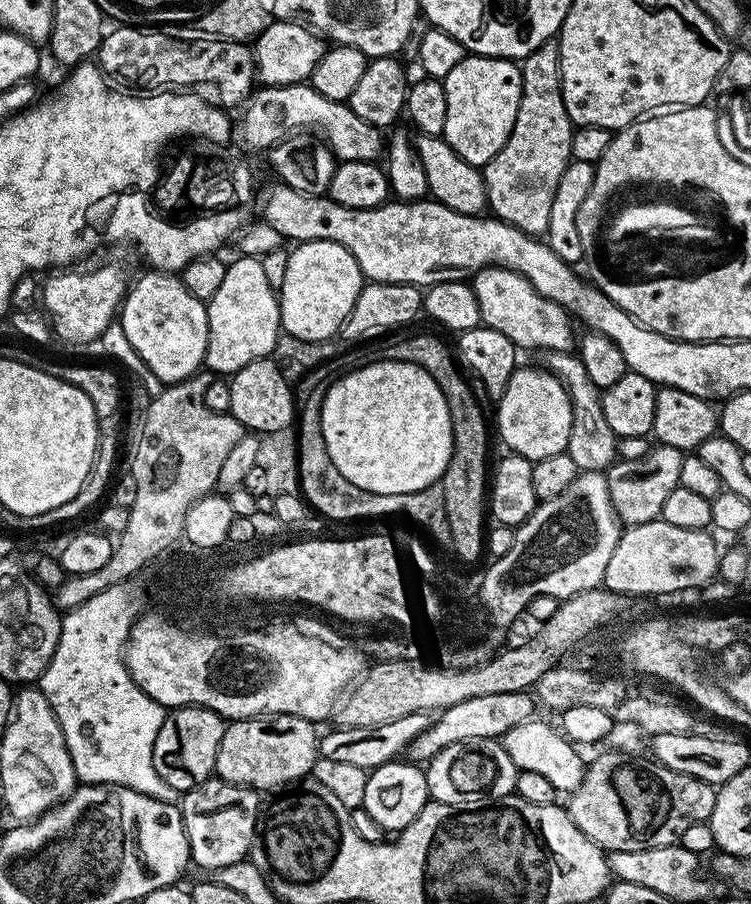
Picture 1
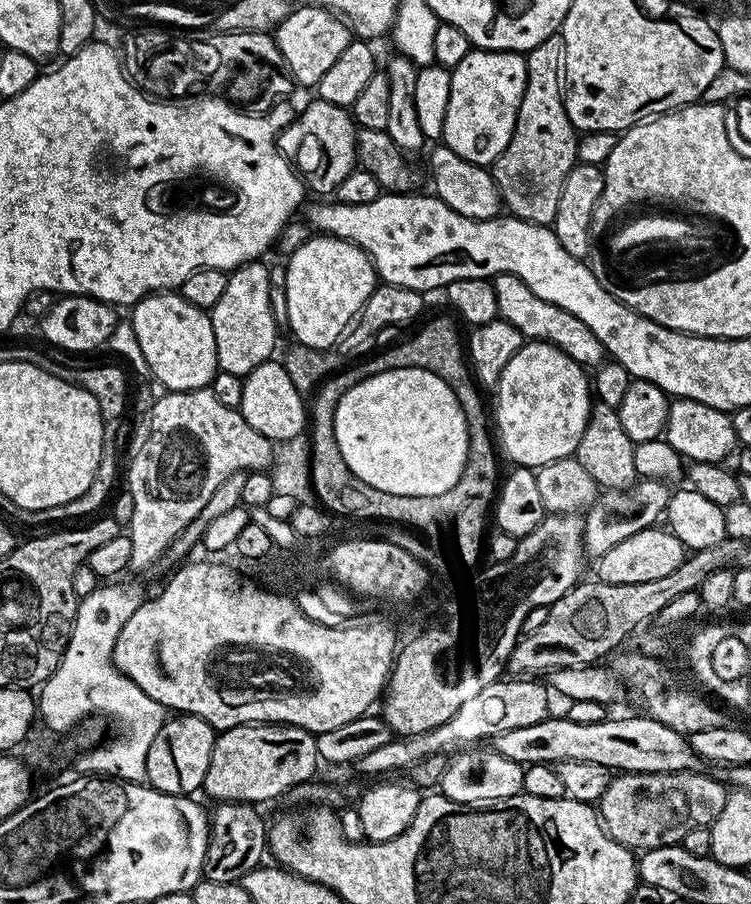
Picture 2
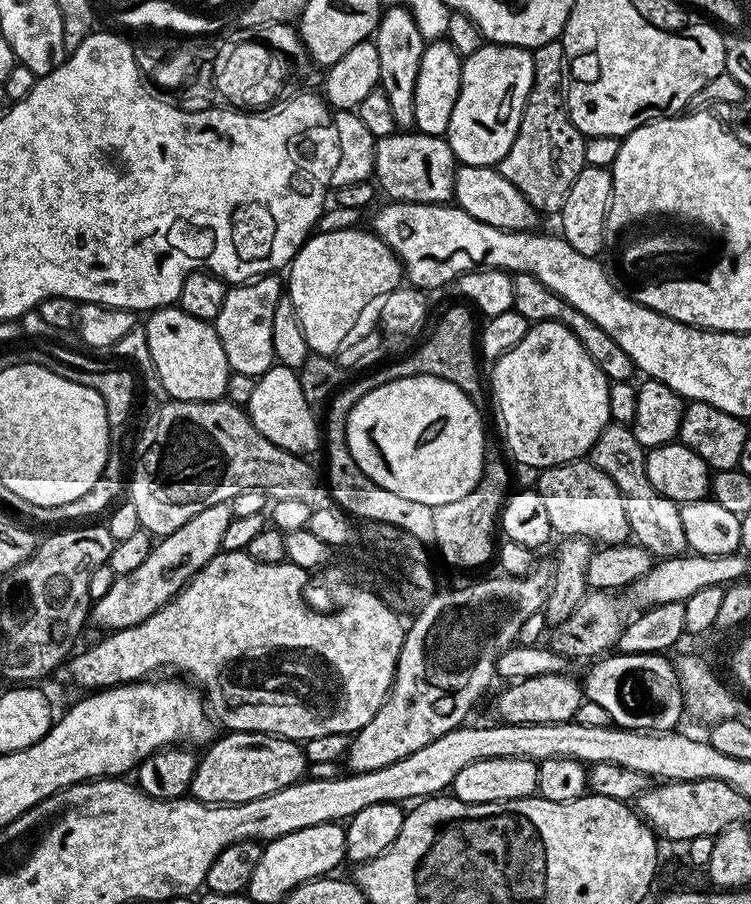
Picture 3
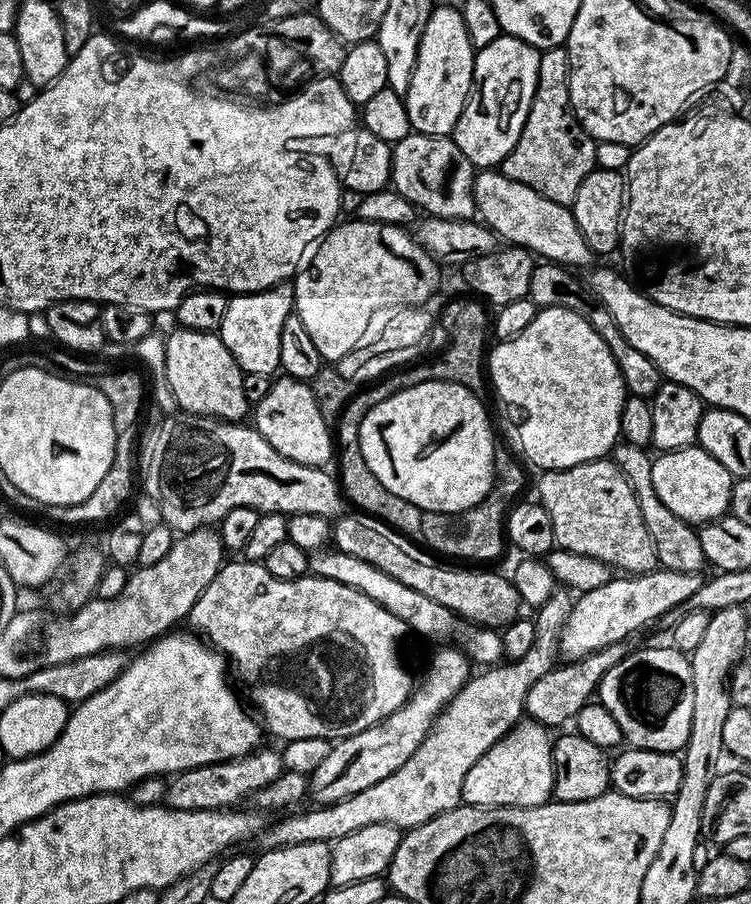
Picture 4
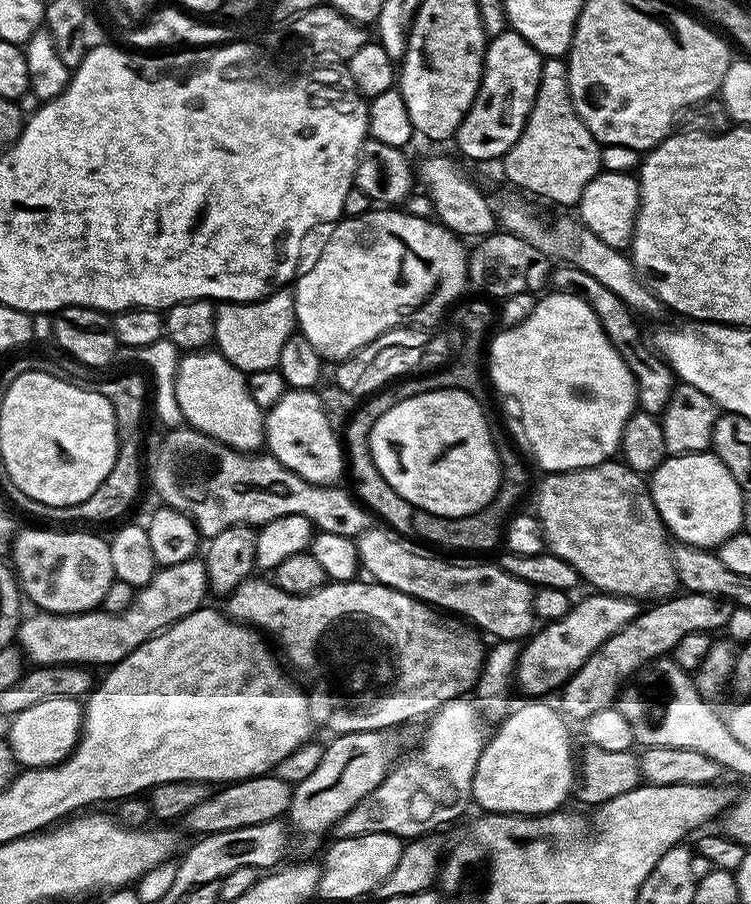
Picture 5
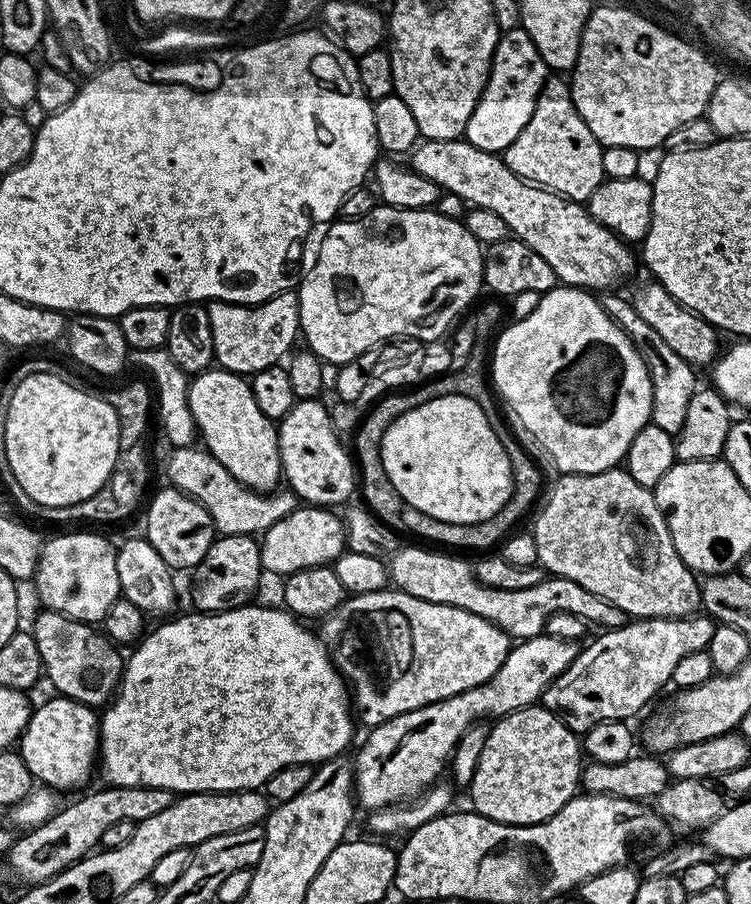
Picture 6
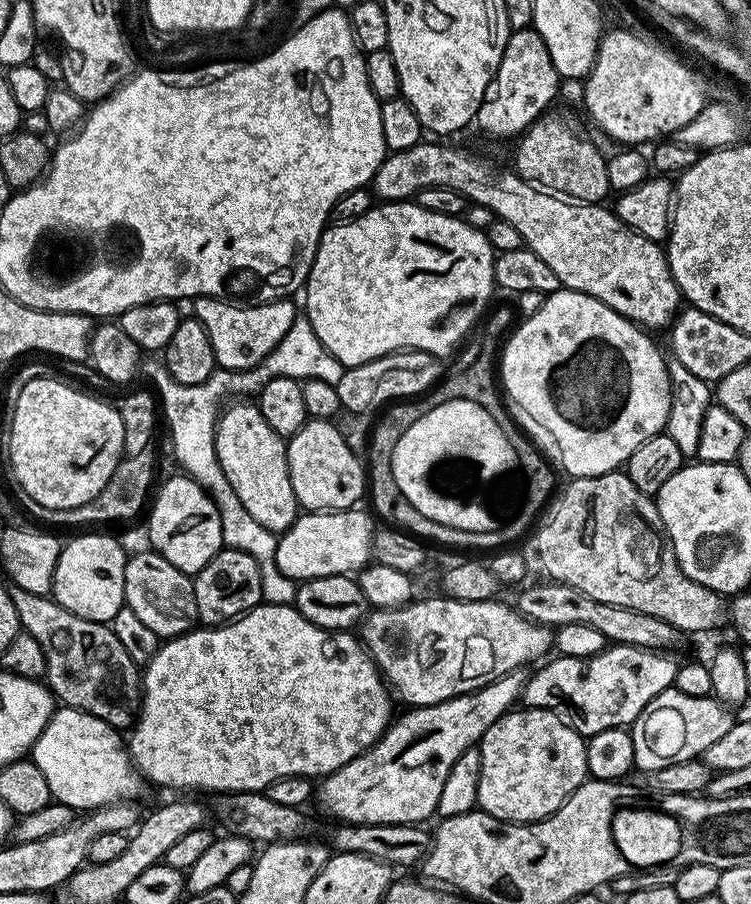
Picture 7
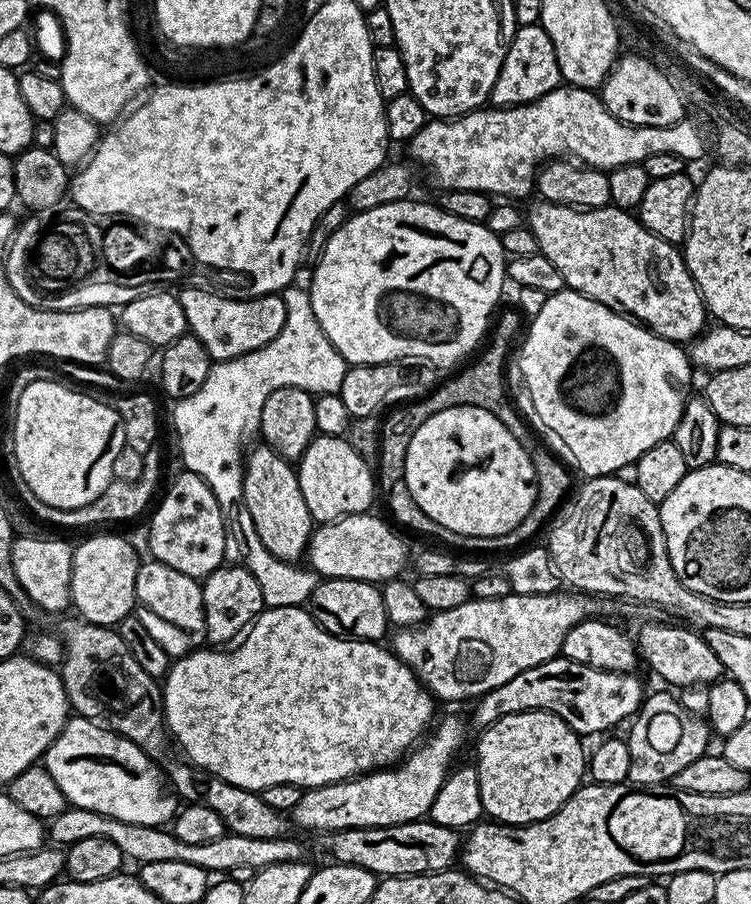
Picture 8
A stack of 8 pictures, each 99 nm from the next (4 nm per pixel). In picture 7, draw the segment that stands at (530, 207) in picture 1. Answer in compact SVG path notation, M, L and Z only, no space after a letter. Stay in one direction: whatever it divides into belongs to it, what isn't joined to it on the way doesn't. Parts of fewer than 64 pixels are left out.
M549 110L538 117L536 123L519 137L514 171L542 192L582 204L599 204L607 201L610 195L610 178L606 178L608 162L605 153L600 153L575 124L575 118L568 112Z

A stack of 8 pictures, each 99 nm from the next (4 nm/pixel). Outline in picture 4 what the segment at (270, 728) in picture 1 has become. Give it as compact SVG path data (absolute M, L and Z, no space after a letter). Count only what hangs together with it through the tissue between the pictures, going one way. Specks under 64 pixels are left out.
M260 748L257 752L245 751L243 756L232 760L220 760L217 764L207 764L177 772L167 781L163 803L174 810L228 810L246 796L251 797L259 788L265 788L274 778L285 771L284 762L279 751L271 752Z

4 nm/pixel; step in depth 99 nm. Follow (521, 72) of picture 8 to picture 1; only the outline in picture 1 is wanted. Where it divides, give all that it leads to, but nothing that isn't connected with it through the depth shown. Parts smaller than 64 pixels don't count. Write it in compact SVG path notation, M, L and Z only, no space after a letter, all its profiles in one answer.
M468 54L465 55L462 62L458 62L458 66L454 66L454 70L450 70L450 74L446 74L446 78L442 83L444 85L444 93L446 94L446 126L442 133L444 141L466 162L477 166L488 164L490 158L494 158L494 154L498 154L498 150L502 150L502 146L514 126L514 118L518 114L518 102L522 98L522 74L520 73L520 64L514 60L504 60L501 56L477 56L475 54Z

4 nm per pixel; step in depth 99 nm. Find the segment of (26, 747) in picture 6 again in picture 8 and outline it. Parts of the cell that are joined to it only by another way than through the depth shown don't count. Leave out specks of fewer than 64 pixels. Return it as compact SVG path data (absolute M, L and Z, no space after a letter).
M69 719L58 734L58 738L54 738L54 742L44 753L42 763L50 778L58 782L58 787L61 788L71 807L94 810L118 822L155 828L167 825L178 811L178 797L156 761L151 760L139 746L127 740L125 736L120 736L111 728L98 725L92 720Z

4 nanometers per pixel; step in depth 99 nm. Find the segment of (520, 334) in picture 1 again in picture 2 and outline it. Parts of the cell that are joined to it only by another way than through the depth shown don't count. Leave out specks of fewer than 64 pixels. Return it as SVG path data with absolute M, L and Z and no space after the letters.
M498 276L494 283L499 319L510 322L514 330L518 330L528 340L541 340L558 346L558 350L574 358L574 362L578 362L585 370L595 370L605 363L606 353L602 342L598 342L594 330L590 330L590 326L586 326L582 318L574 318L574 314L562 310L562 306L554 306L546 302L546 298L538 298L538 294L534 294L534 290L530 290L530 286L526 286L526 282L522 282L522 278L517 276Z

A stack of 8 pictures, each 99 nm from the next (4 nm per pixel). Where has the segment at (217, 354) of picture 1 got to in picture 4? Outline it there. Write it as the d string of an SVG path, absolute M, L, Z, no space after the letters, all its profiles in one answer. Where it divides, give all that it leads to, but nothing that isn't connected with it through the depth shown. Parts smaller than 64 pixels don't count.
M288 282L276 284L261 292L241 292L229 299L226 314L222 314L222 326L218 335L226 350L234 354L243 372L272 376L279 369L278 349L282 326L286 318L293 315L295 302L296 289Z

